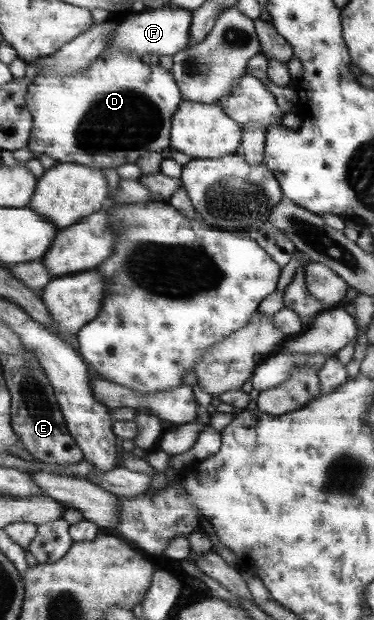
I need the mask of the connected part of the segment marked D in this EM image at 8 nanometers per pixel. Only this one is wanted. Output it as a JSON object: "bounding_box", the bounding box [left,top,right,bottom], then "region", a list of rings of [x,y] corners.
{"bounding_box":[25,49,184,169],"region":[[[106,49],[84,72],[62,75],[52,73],[46,75],[37,74],[29,84],[29,90],[25,96],[26,106],[33,116],[33,127],[27,147],[34,155],[34,158],[37,159],[38,156],[44,155],[52,157],[60,164],[72,162],[79,163],[82,166],[99,167],[100,169],[104,167],[116,169],[122,164],[134,164],[142,154],[147,152],[162,153],[165,150],[172,151],[172,119],[180,104],[184,101],[182,90],[179,89],[174,74],[161,67],[157,62],[156,65],[150,65],[149,61],[135,54],[135,52],[117,52],[117,54],[113,54],[111,50]]]}

